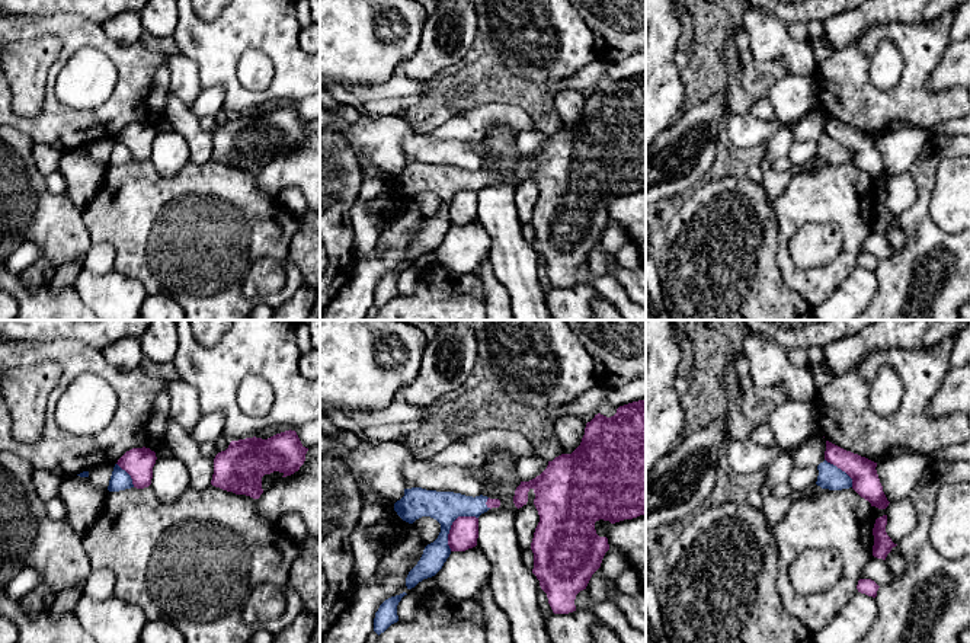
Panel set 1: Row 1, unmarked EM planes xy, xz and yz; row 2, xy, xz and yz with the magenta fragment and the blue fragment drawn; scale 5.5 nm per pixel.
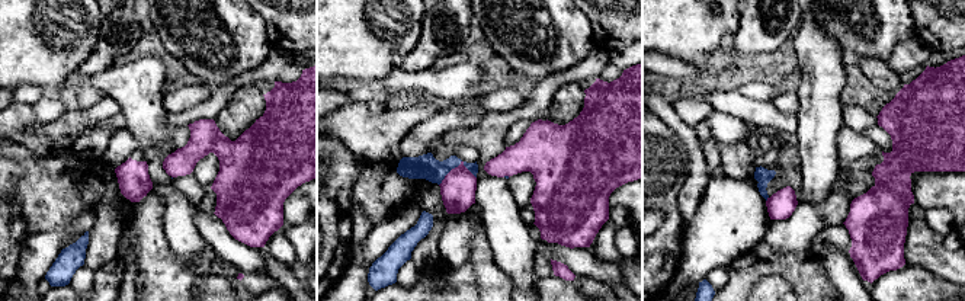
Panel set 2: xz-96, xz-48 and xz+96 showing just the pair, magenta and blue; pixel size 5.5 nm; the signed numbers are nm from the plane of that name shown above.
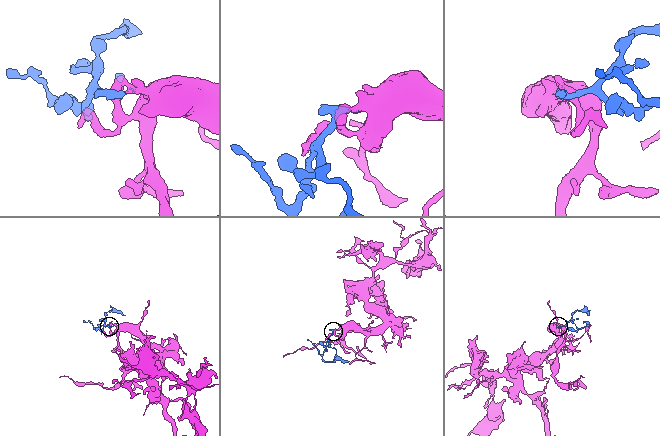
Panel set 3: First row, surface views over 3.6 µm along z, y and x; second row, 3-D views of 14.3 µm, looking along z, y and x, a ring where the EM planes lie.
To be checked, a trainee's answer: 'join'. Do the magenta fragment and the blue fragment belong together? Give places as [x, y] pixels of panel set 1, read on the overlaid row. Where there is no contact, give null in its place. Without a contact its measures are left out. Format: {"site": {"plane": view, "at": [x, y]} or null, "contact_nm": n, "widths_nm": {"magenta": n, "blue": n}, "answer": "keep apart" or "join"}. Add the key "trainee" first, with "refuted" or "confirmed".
{"trainee": "confirmed", "site": {"plane": "xz", "at": [453, 524]}, "contact_nm": 240, "widths_nm": {"magenta": 160, "blue": 180}, "answer": "join"}

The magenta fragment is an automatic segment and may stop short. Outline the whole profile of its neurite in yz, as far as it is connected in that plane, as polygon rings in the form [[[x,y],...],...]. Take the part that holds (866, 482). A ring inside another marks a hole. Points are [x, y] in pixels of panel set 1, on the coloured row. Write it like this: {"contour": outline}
{"contour": [[[826,441],[825,461],[817,466],[816,484],[829,490],[852,487],[871,506],[886,509],[890,502],[875,467],[877,463]]]}

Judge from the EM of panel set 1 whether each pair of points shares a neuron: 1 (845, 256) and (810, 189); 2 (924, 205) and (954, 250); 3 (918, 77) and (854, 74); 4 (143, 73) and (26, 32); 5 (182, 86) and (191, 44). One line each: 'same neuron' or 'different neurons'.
1: same neuron
2: same neuron
3: same neuron
4: same neuron
5: different neurons

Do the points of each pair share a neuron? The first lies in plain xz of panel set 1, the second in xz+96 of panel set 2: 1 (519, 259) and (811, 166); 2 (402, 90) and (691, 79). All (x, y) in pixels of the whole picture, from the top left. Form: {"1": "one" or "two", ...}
{"1": "one", "2": "one"}

